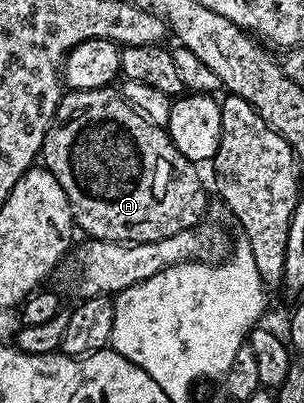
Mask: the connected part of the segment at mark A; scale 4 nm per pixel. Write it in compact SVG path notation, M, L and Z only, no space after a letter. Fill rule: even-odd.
M115 87L106 89L73 89L64 92L59 106L55 112L55 117L51 121L49 131L43 140L43 151L41 154L42 164L57 179L57 183L65 191L68 196L68 203L74 213L74 224L84 229L86 236L91 239L103 241L116 241L124 243L134 243L142 241L155 241L165 239L174 233L181 232L182 229L194 229L200 224L199 209L203 209L207 205L207 193L203 190L203 181L199 178L196 166L189 159L185 159L185 155L181 155L181 151L177 151L177 147L173 143L173 139L167 134L166 128L161 125L155 125L149 119L145 119L145 115L134 105L126 96L123 97L115 90Z

